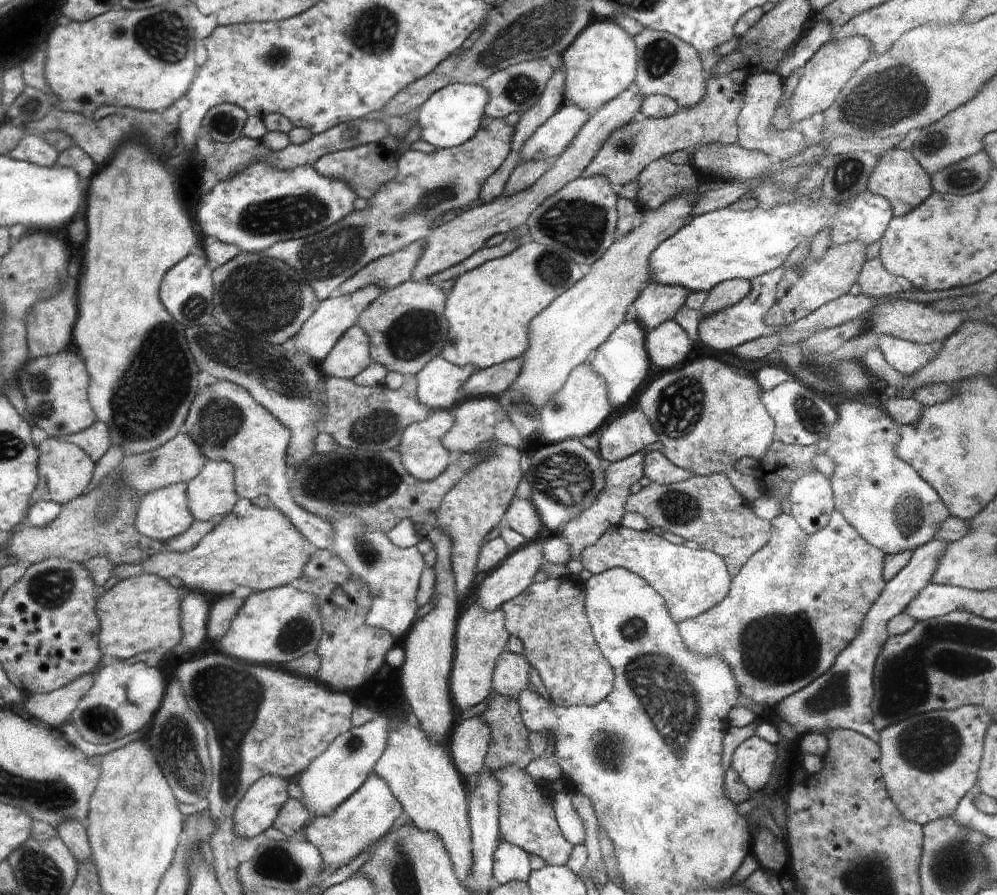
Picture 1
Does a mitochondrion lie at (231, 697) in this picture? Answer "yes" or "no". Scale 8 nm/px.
yes

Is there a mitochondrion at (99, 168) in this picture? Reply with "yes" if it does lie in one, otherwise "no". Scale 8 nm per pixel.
no

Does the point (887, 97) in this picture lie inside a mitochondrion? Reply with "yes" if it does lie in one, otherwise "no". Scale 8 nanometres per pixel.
yes

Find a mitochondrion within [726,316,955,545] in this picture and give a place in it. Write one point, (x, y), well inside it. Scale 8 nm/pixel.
(810, 415)

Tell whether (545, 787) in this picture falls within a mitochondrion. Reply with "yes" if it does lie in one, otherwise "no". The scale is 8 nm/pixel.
no

